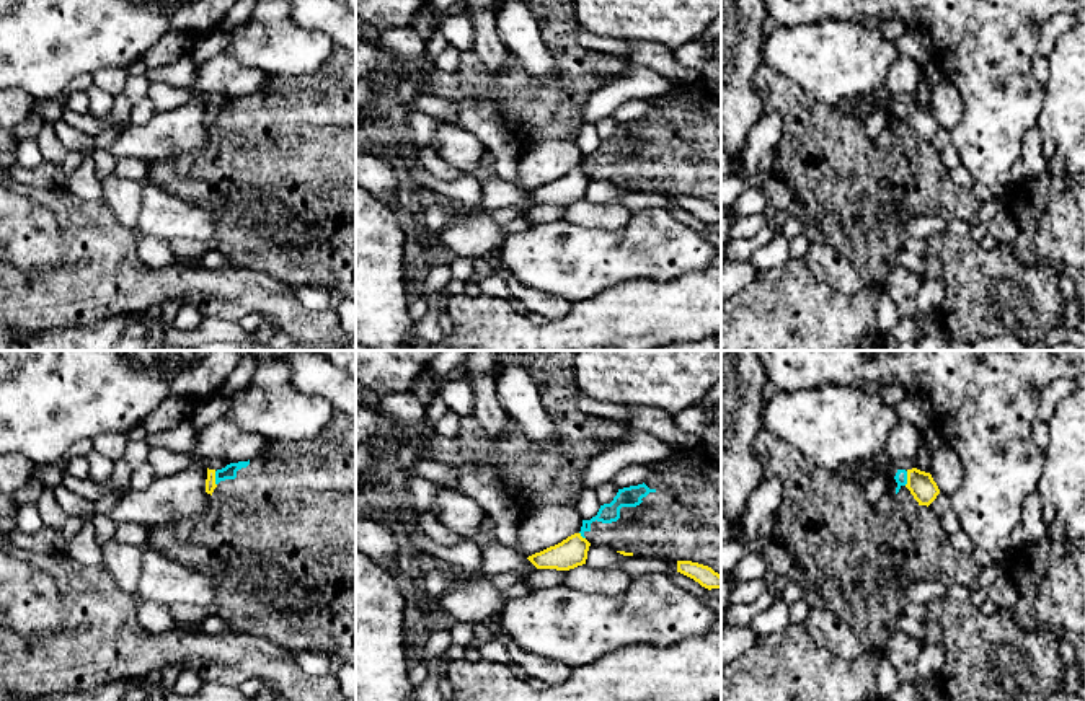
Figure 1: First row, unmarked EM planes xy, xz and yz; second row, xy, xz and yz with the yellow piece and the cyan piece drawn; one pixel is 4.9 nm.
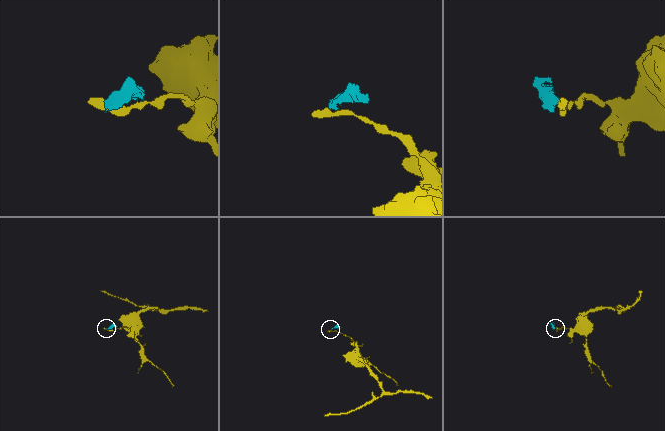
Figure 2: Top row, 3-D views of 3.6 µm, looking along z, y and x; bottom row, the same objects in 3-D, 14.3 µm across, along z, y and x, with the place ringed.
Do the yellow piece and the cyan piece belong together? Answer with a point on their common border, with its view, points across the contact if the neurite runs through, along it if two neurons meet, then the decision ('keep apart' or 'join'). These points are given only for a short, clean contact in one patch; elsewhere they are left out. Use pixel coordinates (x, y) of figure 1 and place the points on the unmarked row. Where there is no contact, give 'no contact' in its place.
yz (907, 113) | along yz (907, 106), (904, 119) | keep apart

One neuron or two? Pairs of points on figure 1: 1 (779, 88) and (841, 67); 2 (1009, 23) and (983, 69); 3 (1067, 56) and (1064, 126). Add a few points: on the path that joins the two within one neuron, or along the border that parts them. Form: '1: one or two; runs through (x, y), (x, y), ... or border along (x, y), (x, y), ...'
1: two; border along (785, 77), (790, 83)
2: one; runs through (997, 35), (986, 46), (986, 57)
3: one; runs through (1067, 74), (1067, 108)

